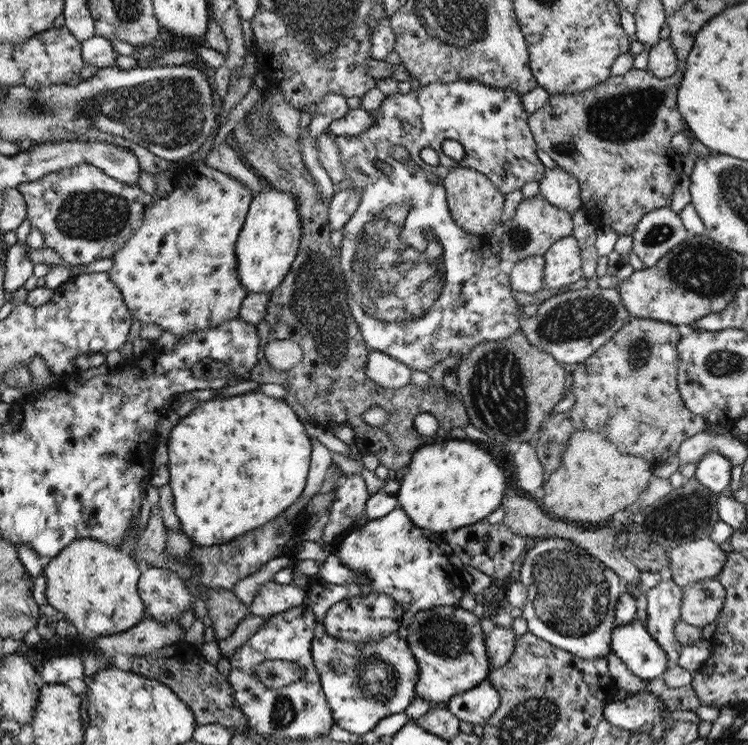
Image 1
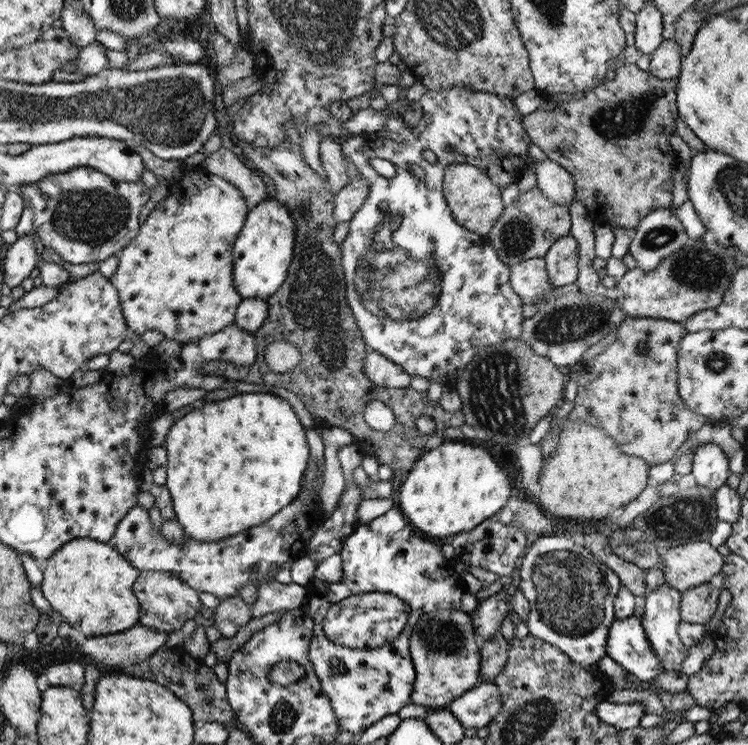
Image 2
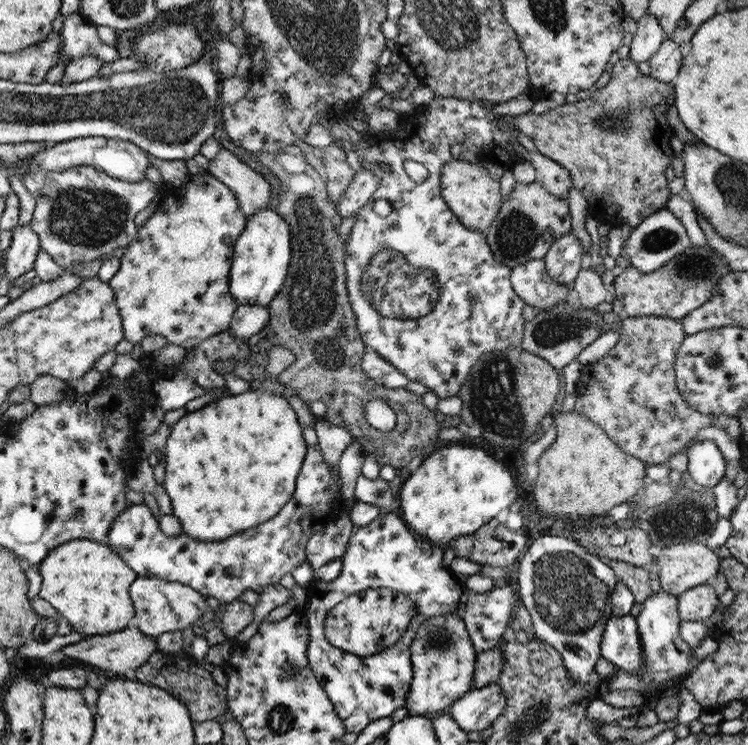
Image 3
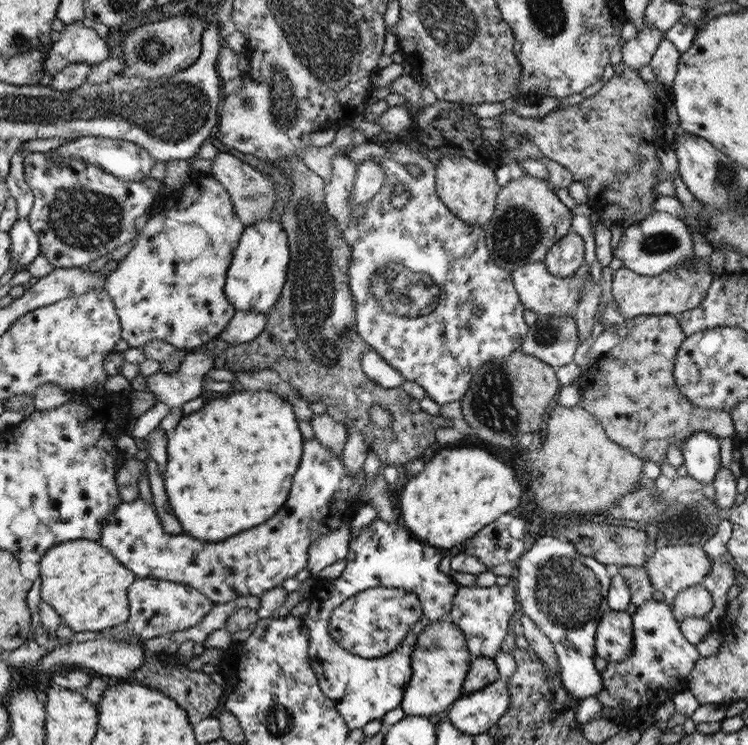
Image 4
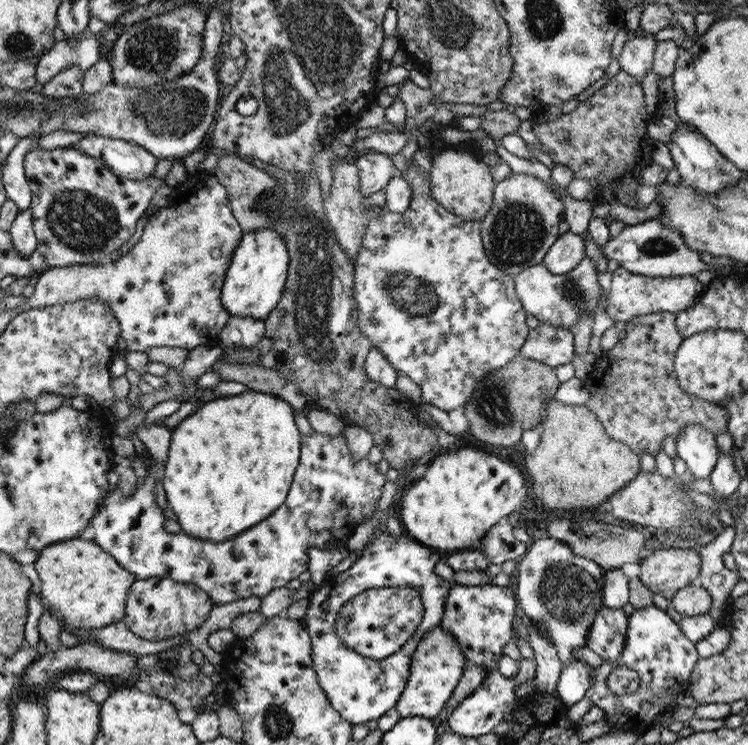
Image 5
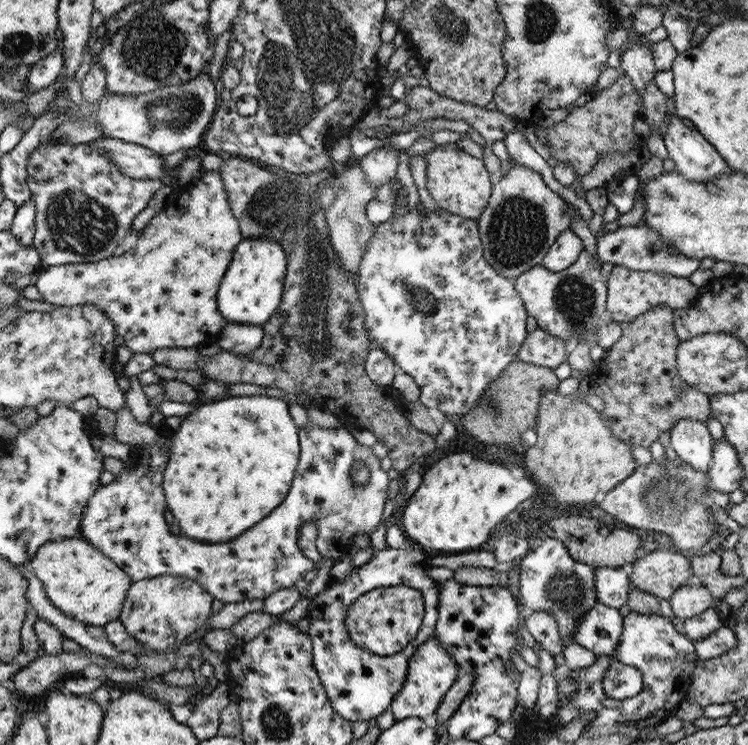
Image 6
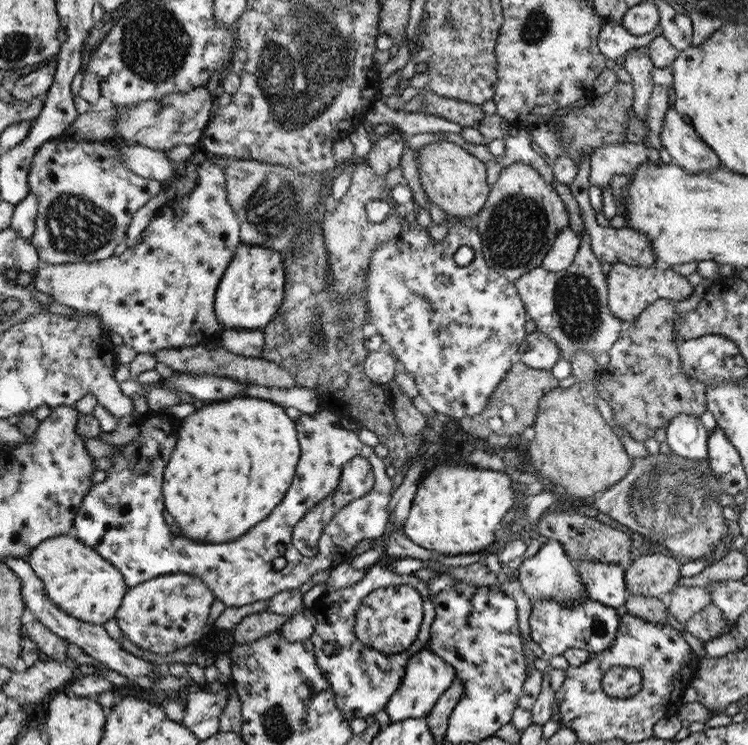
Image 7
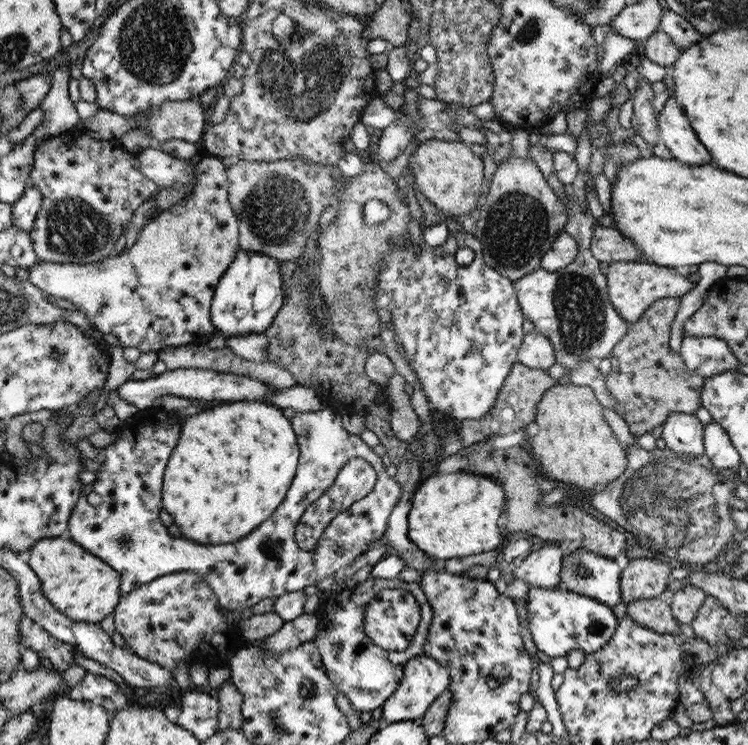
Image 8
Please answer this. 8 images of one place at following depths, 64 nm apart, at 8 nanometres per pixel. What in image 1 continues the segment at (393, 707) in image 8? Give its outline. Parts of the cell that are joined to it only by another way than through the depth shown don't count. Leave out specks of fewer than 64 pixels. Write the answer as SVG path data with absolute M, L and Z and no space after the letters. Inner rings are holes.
M438 606L415 614L407 628L410 650L419 668L415 691L431 705L446 705L453 697L476 685L485 684L489 654L480 618L461 606Z

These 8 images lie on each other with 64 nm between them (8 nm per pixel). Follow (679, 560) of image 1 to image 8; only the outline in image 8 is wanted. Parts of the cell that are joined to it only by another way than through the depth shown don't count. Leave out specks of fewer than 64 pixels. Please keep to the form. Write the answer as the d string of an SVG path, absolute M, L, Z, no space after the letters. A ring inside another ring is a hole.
M654 557L630 560L628 566L621 570L622 603L628 606L634 601L661 595L672 581L670 574L675 566Z

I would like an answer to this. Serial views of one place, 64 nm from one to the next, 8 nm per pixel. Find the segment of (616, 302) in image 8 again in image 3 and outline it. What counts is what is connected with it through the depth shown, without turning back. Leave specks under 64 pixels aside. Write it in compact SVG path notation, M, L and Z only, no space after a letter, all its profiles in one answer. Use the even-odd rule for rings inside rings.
M691 244L686 252L654 272L644 274L632 266L625 268L615 276L614 294L622 303L623 317L655 316L682 320L686 314L702 306L713 295L717 282L730 272L732 269L711 246L696 248Z

